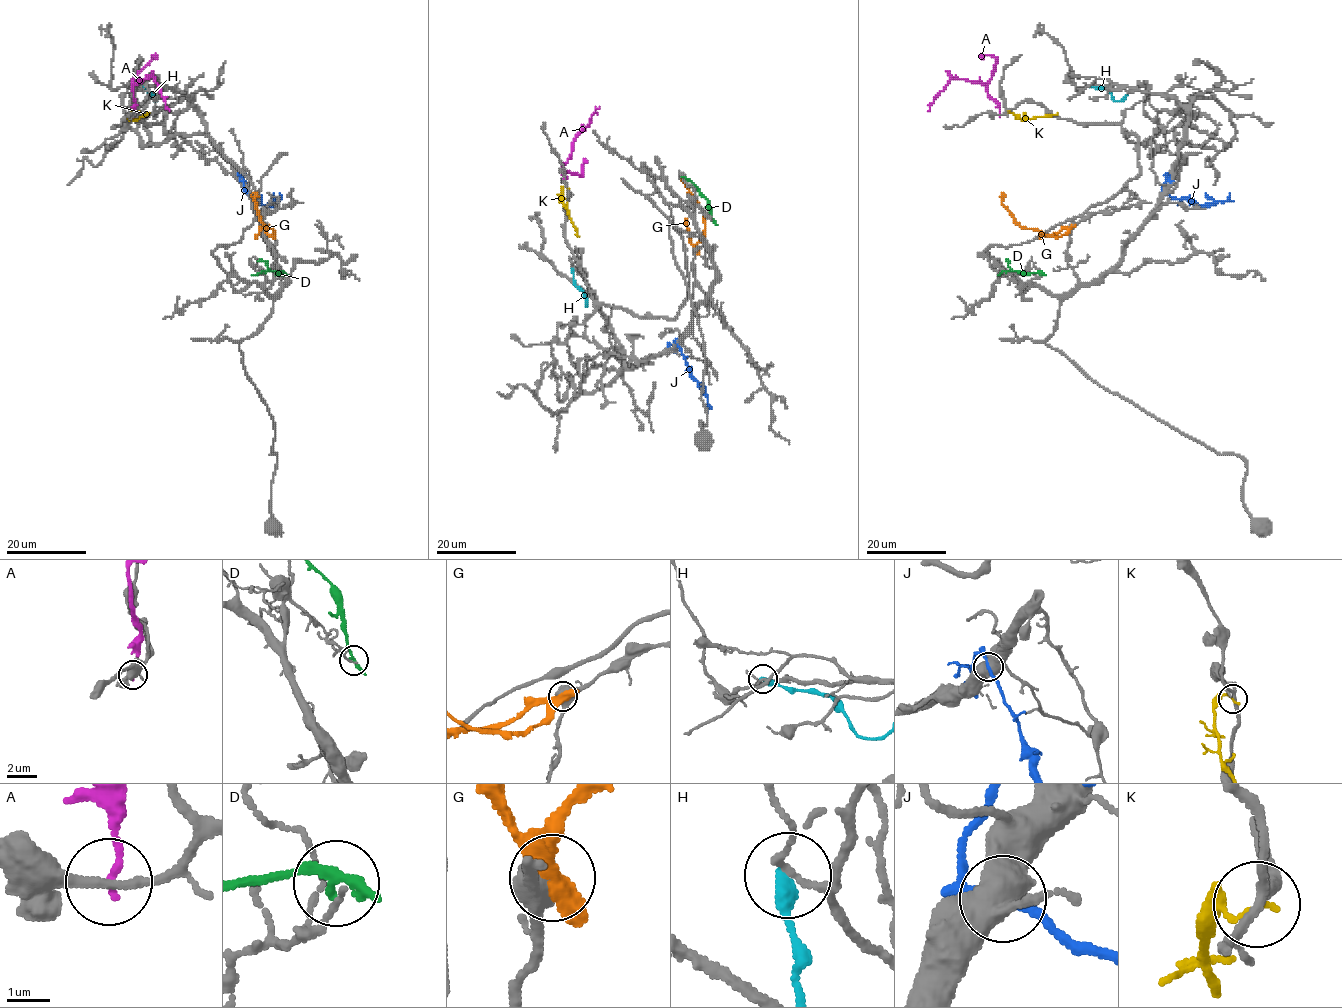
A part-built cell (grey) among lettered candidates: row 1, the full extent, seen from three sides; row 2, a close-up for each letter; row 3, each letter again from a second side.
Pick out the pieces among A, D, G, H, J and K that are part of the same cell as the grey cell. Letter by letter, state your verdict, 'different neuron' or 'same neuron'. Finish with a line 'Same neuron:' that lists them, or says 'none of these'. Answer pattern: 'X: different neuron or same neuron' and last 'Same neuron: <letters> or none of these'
A: different neuron
D: different neuron
G: different neuron
H: different neuron
J: different neuron
K: different neuron
Same neuron: none of these

